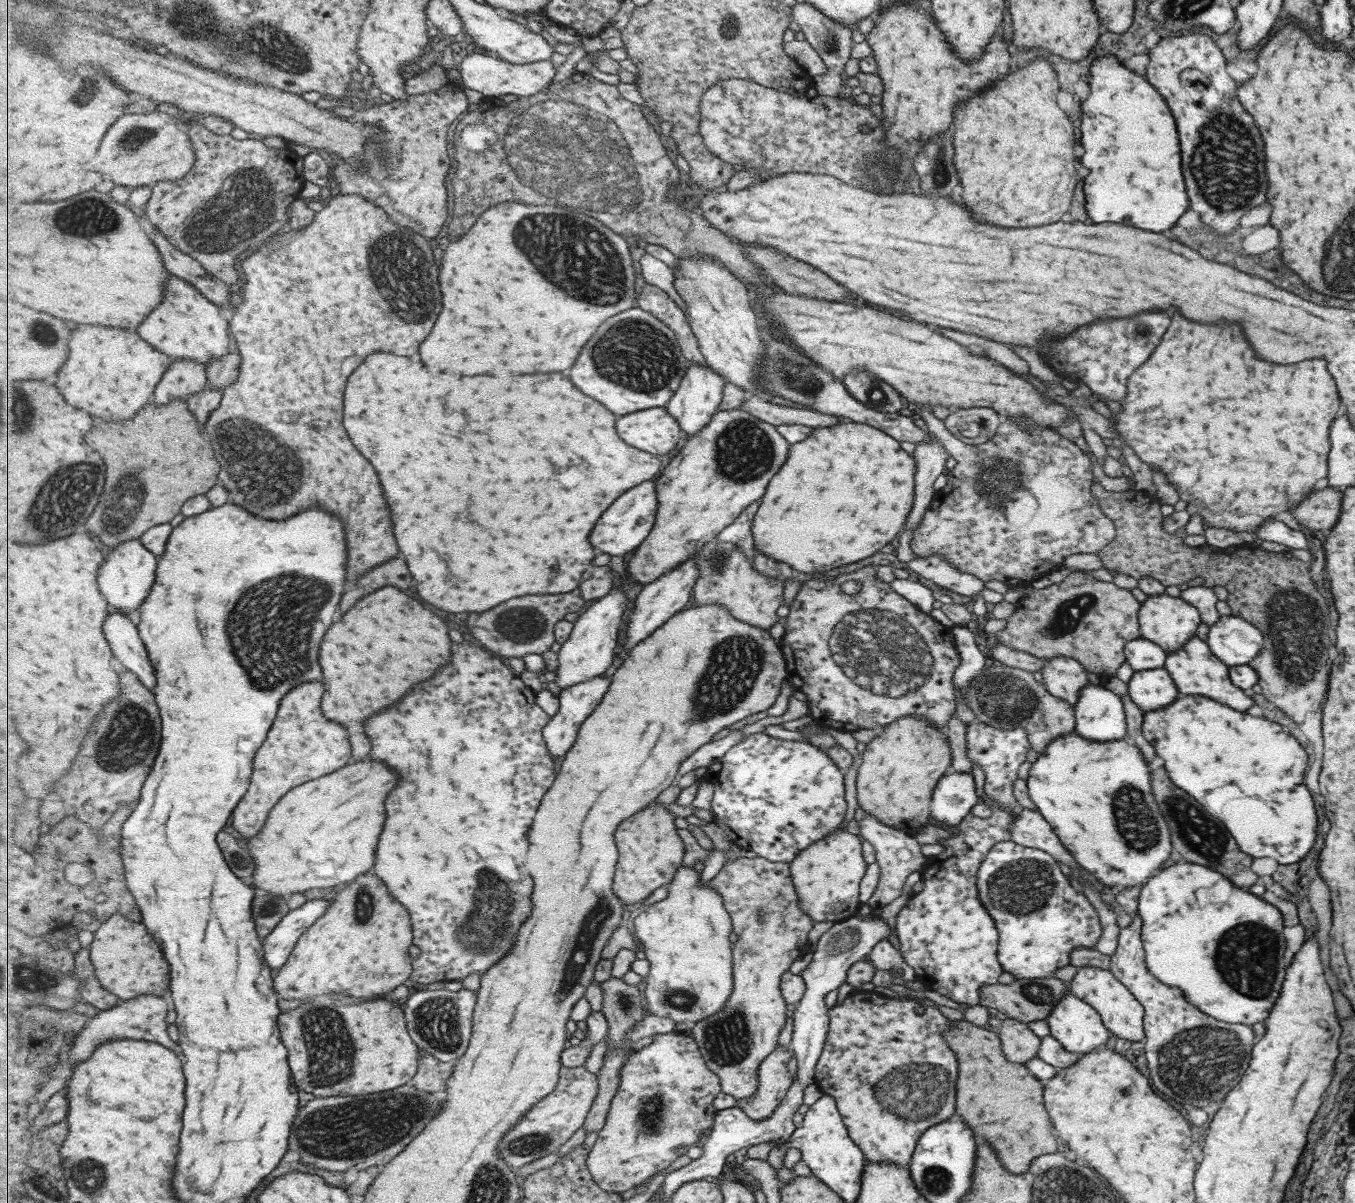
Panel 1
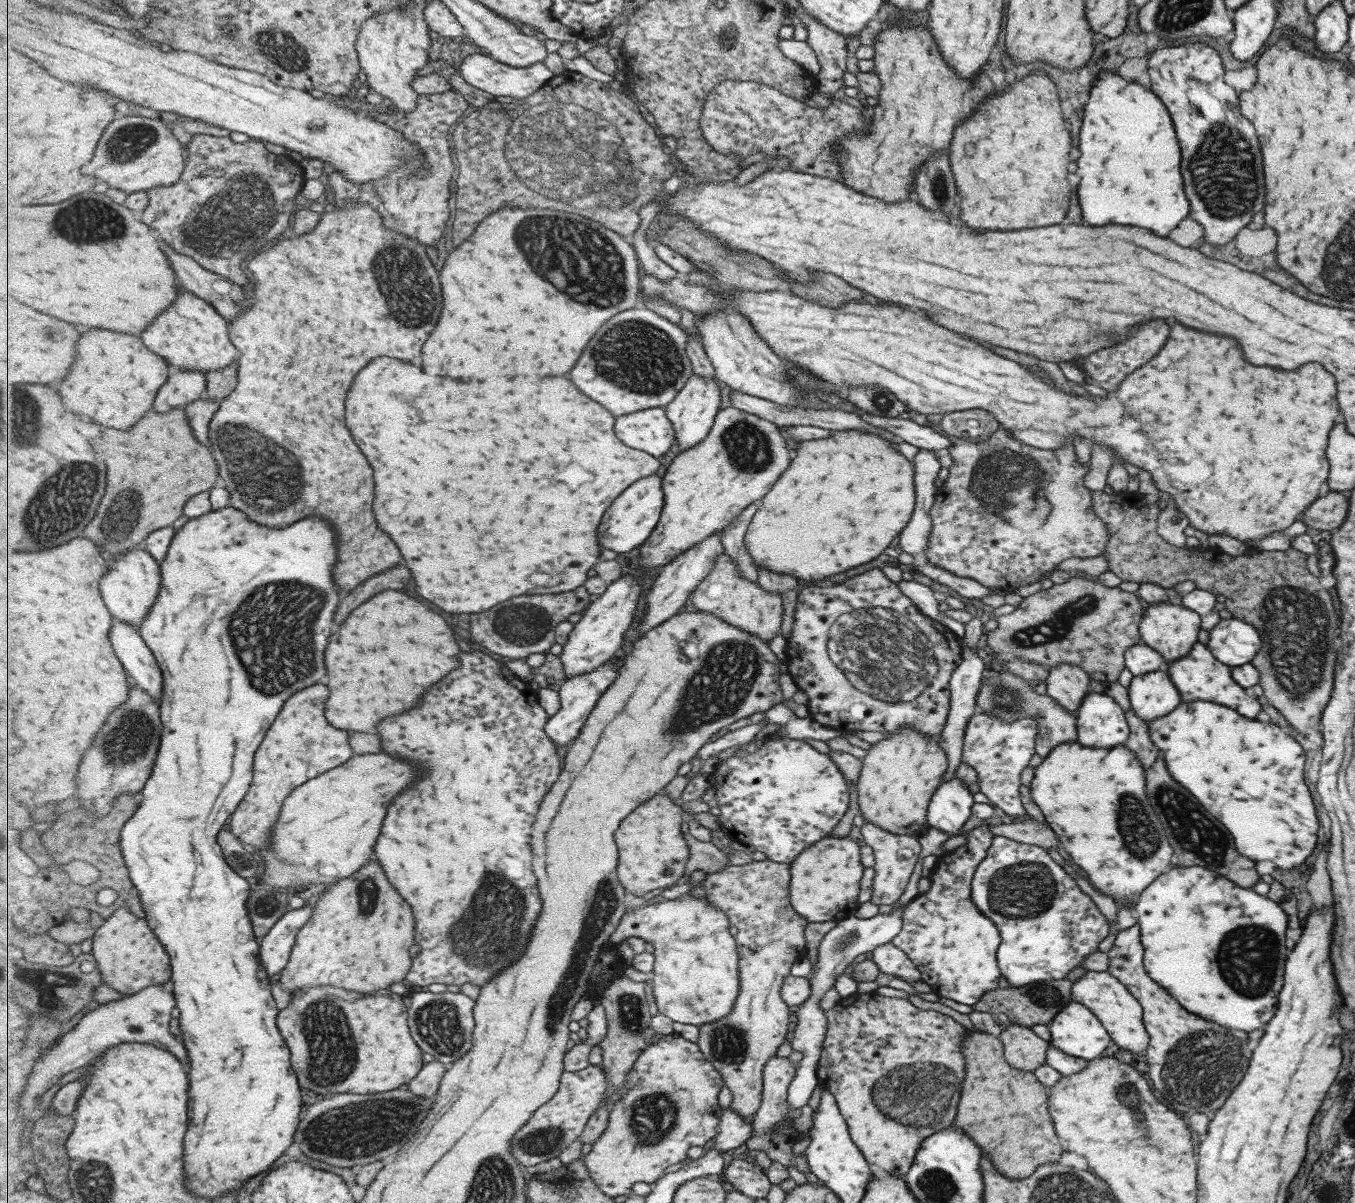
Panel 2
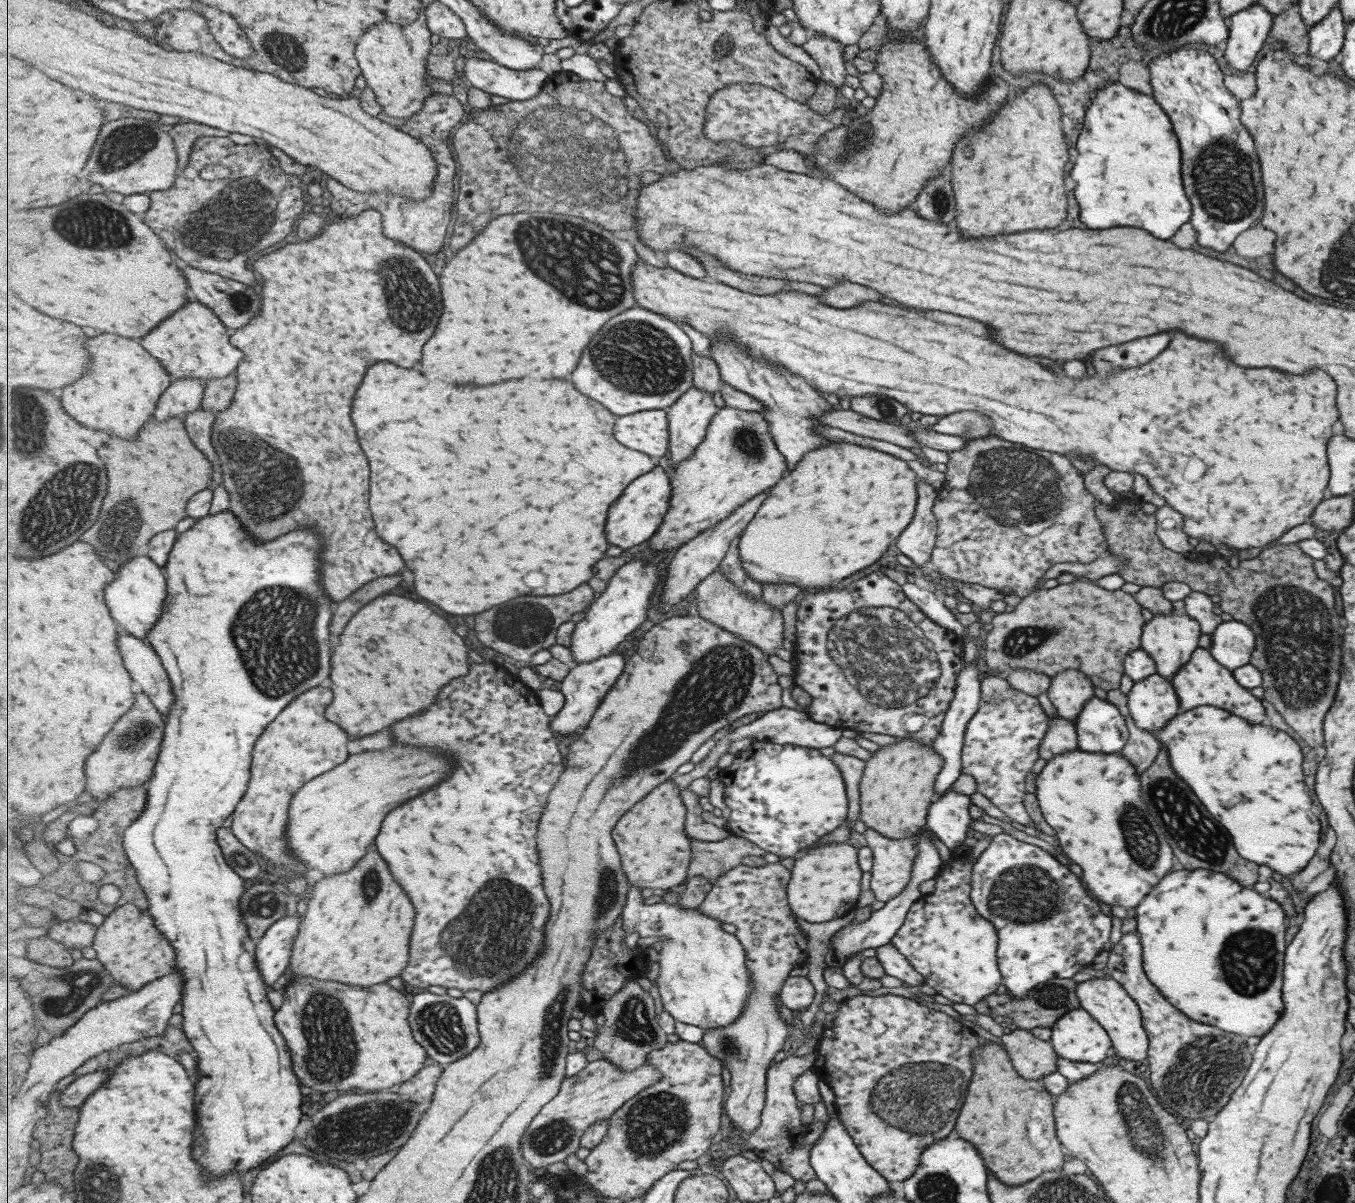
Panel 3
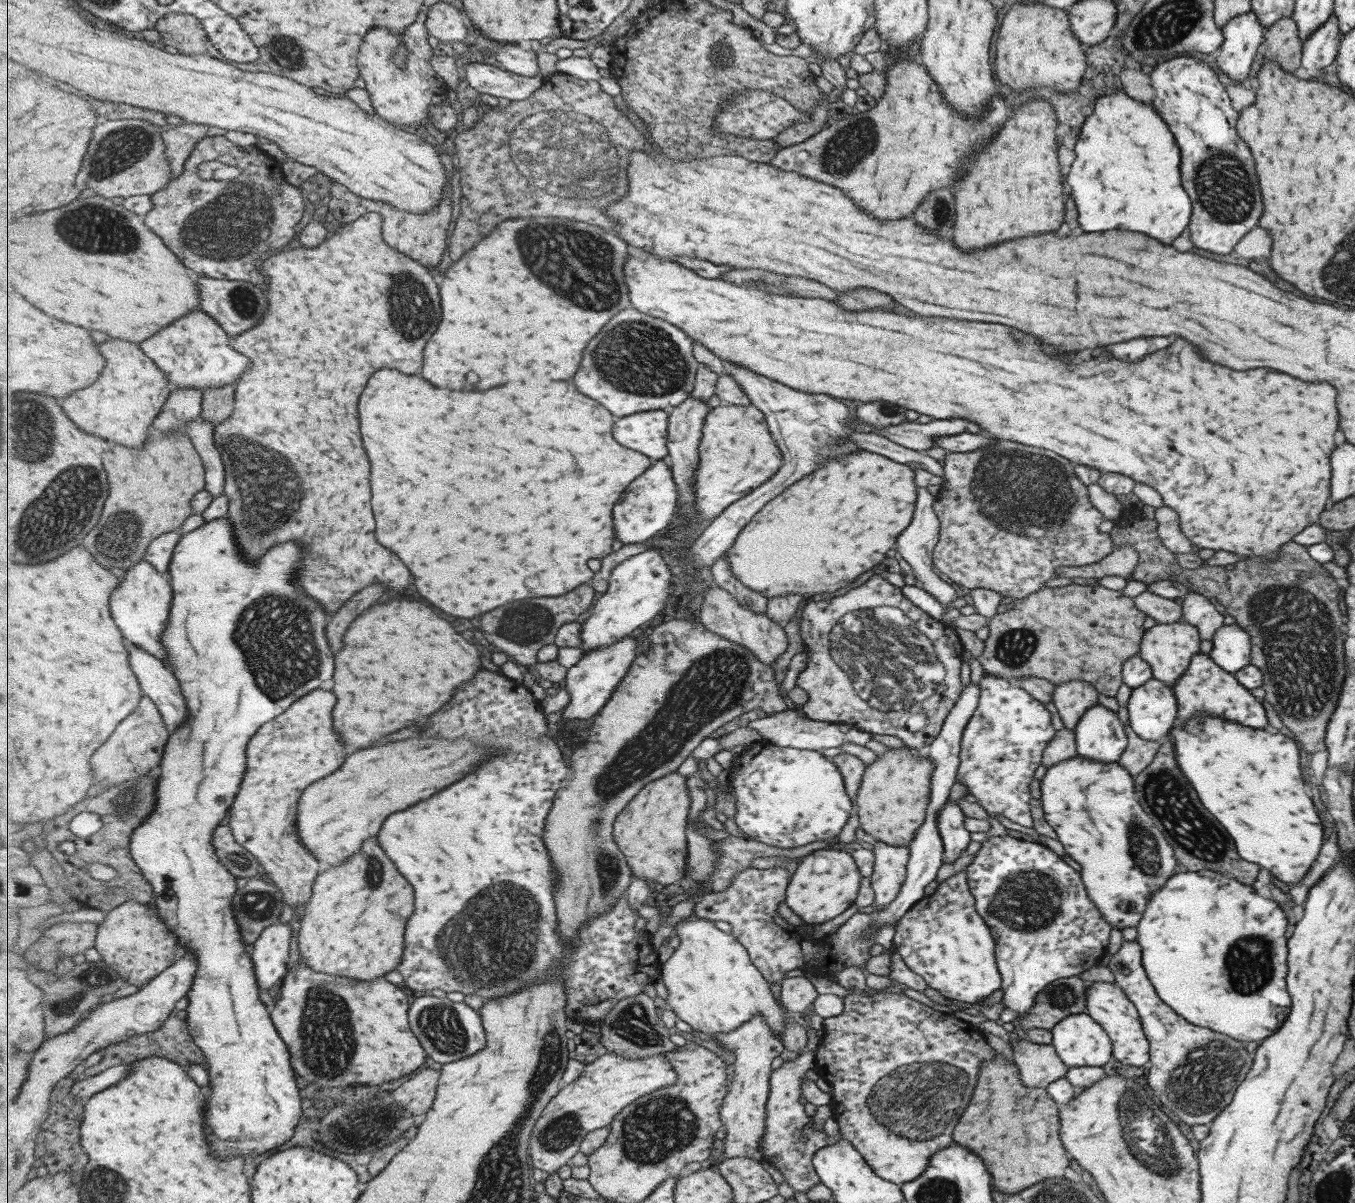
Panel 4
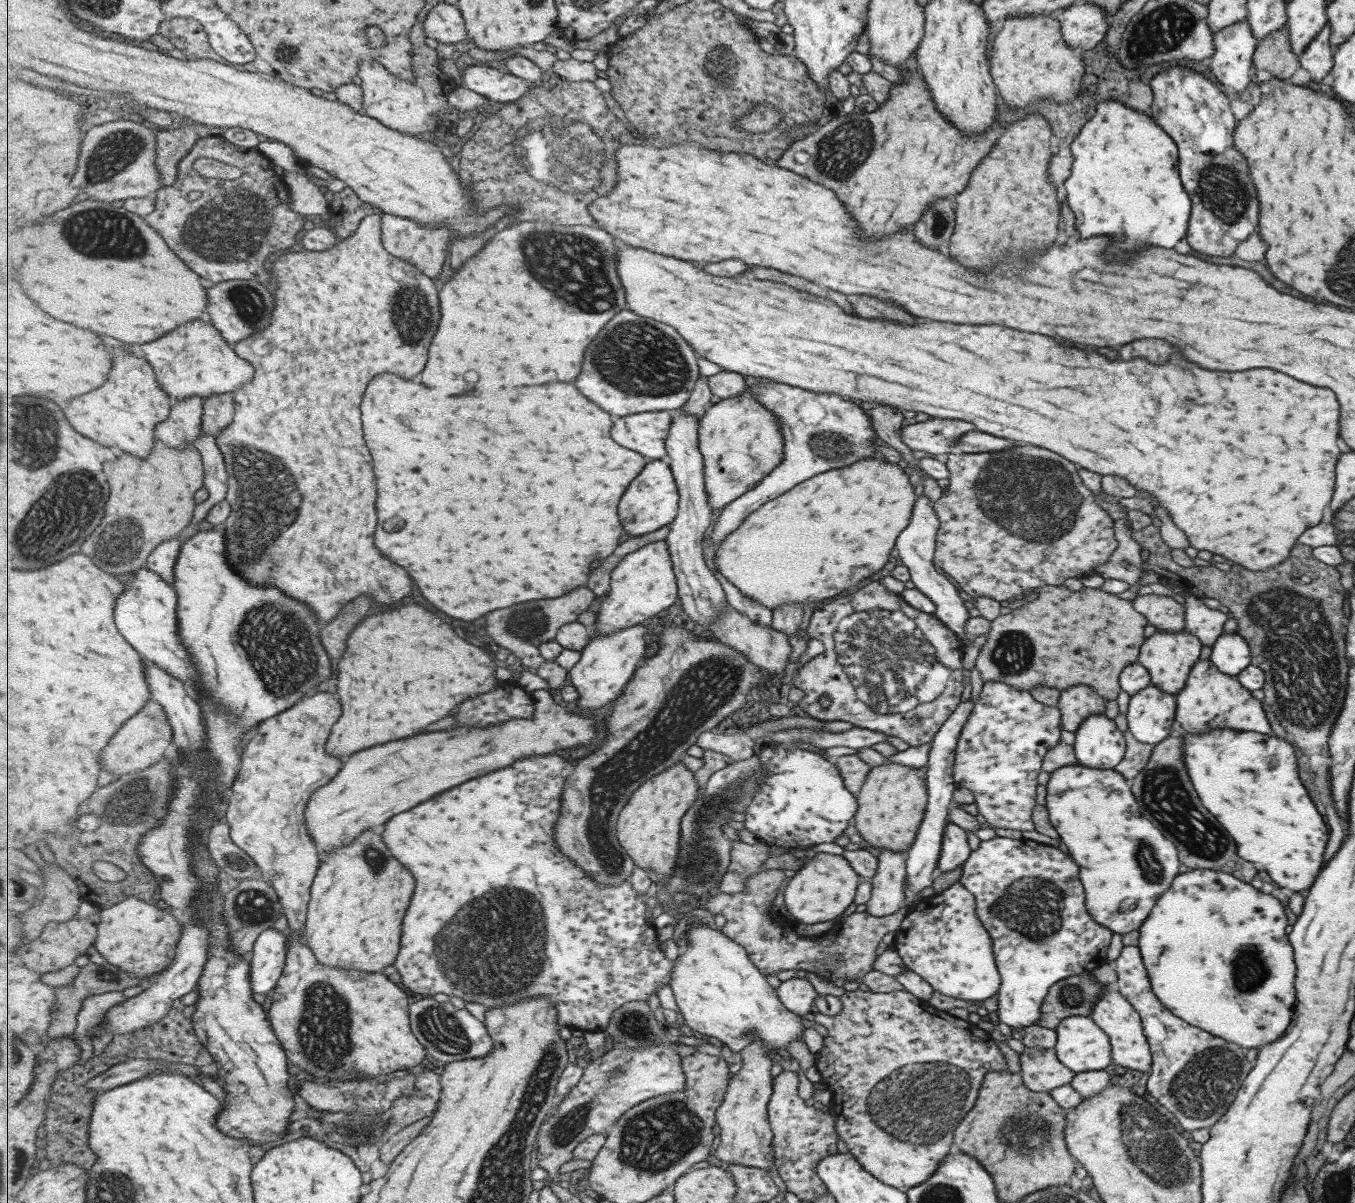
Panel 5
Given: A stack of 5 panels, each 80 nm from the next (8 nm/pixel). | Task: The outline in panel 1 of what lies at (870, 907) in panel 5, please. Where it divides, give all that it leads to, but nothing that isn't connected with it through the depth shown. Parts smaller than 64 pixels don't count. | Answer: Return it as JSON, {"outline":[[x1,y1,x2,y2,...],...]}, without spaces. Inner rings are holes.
{"outline":[[864,814,858,821,859,836,873,846,875,855,875,864,879,868,879,881,873,894,864,902,870,906,876,913,883,906,895,900,900,895,903,883,913,872,920,871,924,864,925,857,920,853,919,844,915,841,912,834,903,833,903,831,893,829,893,827,879,822,873,815]]}

